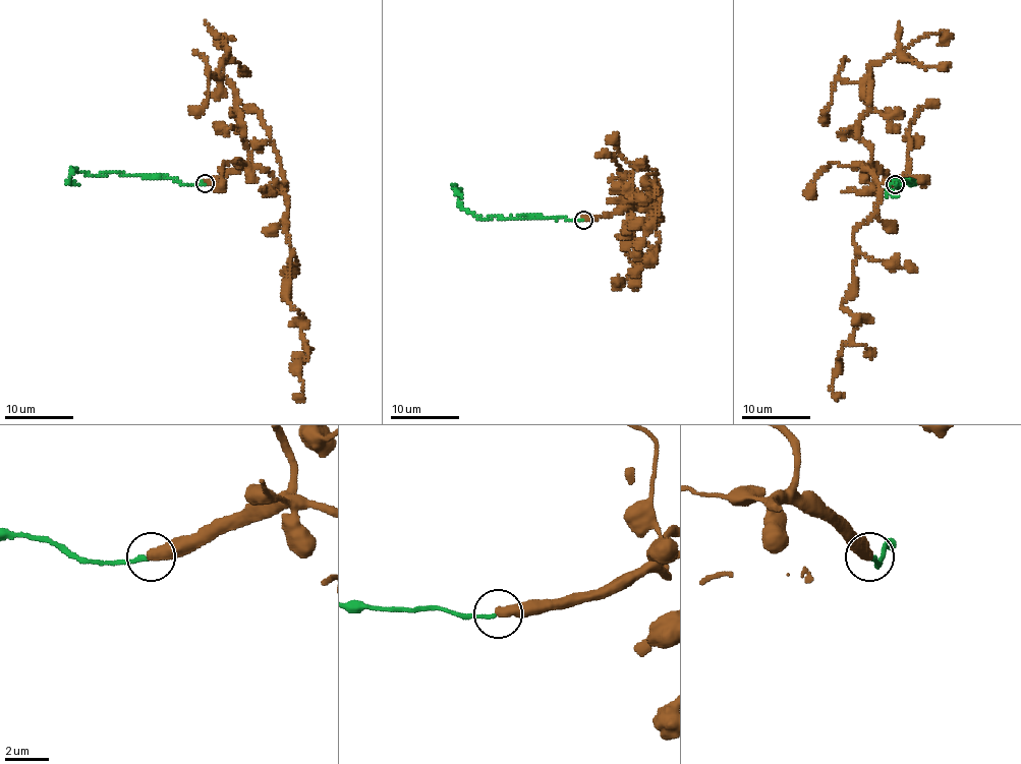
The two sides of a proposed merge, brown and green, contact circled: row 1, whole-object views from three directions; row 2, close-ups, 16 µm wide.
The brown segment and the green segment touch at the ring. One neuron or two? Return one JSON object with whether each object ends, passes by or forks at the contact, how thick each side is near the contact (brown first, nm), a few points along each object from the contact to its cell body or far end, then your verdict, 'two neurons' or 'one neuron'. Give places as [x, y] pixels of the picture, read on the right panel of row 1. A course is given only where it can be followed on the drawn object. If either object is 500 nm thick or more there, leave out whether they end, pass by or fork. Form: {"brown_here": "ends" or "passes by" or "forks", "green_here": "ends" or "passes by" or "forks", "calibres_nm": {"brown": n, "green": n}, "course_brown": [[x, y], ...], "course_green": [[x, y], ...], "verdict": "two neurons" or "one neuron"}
{"calibres_nm": {"brown": 550, "green": 190}, "course_brown": [[895, 185], [865, 167], [878, 198], [852, 238], [857, 260], [843, 303], [854, 333], [832, 391], [843, 396]], "course_green": [[895, 185], [898, 187], [900, 180], [914, 183], [895, 180], [888, 189], [897, 195]], "verdict": "two neurons"}

